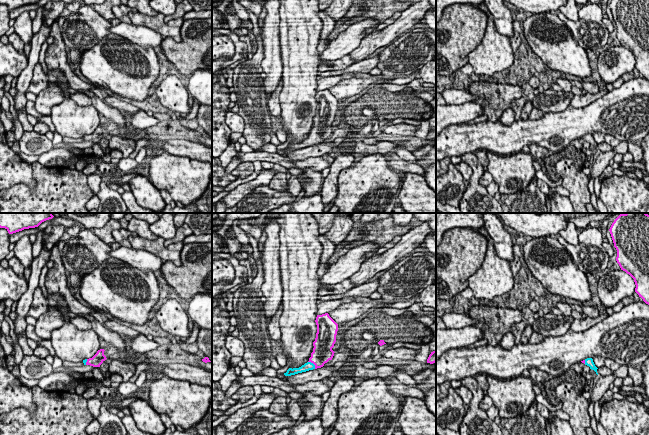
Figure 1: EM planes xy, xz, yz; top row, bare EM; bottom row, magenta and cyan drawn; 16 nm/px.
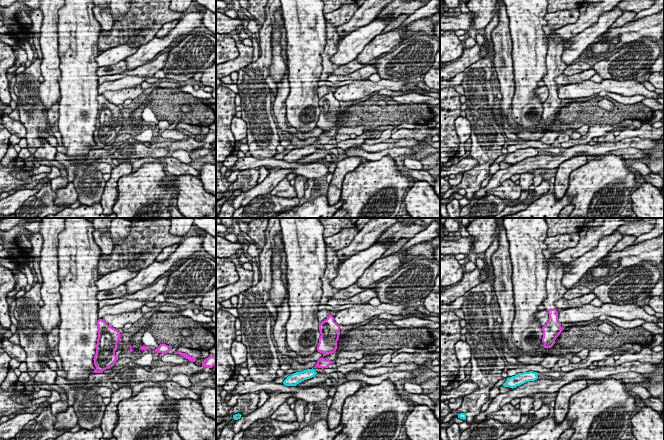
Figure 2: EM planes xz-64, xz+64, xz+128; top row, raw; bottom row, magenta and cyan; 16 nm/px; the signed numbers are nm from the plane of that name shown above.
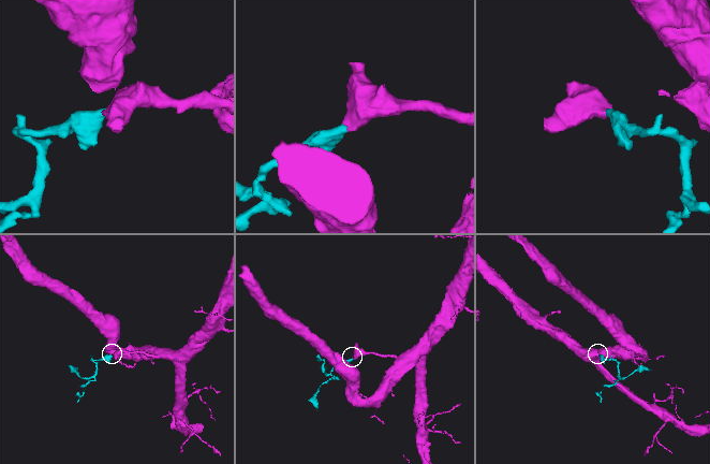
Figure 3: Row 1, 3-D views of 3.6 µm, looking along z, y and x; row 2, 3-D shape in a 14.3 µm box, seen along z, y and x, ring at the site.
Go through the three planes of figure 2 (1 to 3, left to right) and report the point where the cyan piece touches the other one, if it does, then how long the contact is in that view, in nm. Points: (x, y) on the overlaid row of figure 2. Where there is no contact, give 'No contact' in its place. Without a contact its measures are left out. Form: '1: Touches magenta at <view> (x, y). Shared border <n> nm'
1: No contact
2: No contact
3: No contact

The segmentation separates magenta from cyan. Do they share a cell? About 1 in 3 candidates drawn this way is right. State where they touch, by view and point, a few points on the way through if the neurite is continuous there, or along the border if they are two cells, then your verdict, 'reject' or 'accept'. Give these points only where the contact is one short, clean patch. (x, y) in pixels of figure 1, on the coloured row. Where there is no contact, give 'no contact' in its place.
xz (313, 363) | across xz (322, 352), (313, 363), (307, 366) | accept

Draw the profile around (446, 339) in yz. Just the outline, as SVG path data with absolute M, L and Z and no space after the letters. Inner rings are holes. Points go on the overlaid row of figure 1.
M474 326L436 330L436 360L450 349L462 348L484 338L482 331Z

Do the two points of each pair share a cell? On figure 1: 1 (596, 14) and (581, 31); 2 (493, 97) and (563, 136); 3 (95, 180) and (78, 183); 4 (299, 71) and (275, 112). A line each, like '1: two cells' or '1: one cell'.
1: one cell
2: two cells
3: two cells
4: two cells

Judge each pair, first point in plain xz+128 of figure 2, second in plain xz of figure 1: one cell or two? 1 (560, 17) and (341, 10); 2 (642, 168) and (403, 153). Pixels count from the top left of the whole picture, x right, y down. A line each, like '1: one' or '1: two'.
1: one
2: one

